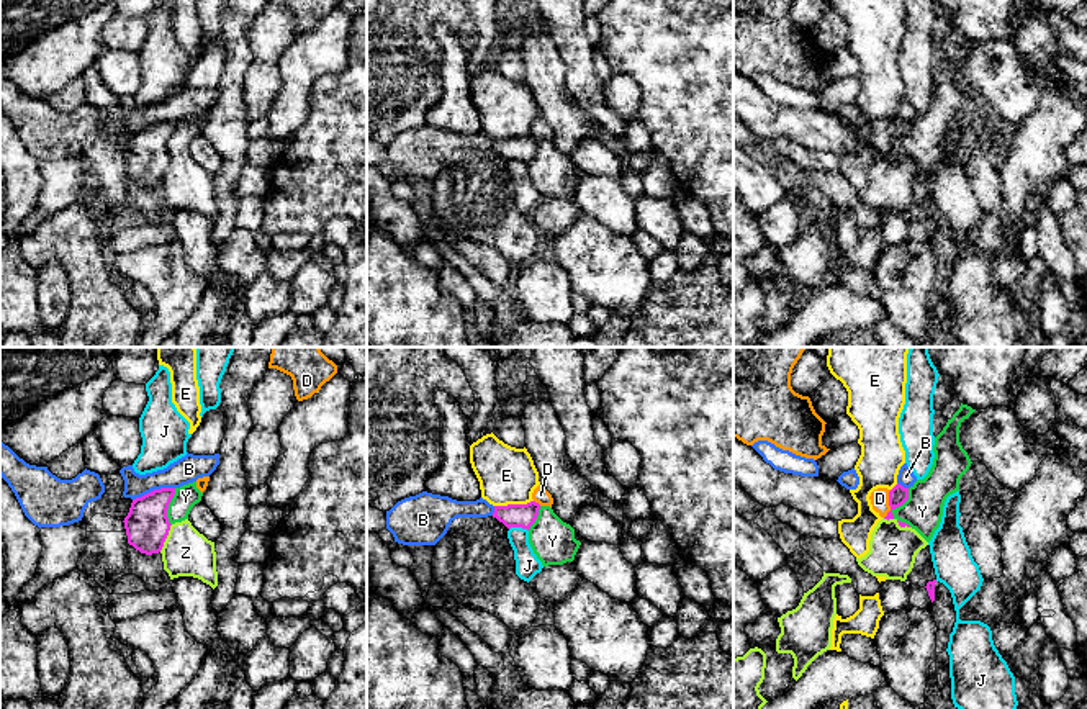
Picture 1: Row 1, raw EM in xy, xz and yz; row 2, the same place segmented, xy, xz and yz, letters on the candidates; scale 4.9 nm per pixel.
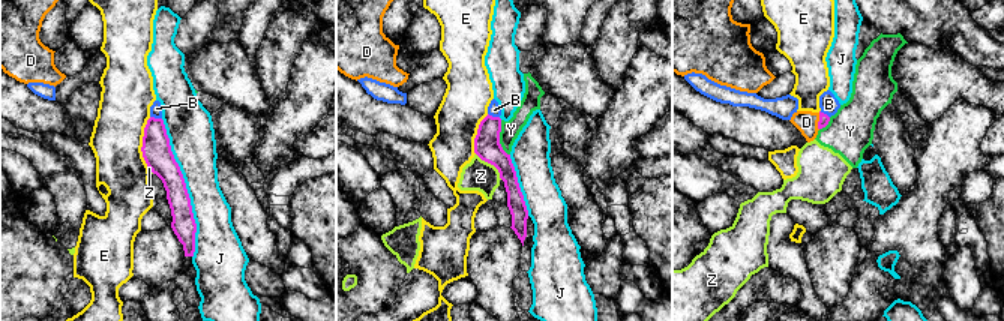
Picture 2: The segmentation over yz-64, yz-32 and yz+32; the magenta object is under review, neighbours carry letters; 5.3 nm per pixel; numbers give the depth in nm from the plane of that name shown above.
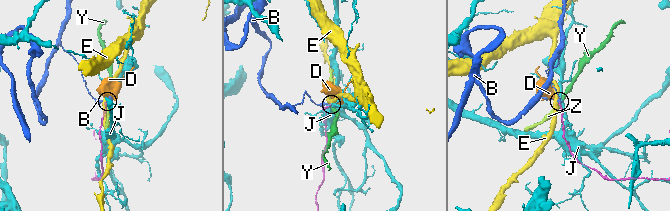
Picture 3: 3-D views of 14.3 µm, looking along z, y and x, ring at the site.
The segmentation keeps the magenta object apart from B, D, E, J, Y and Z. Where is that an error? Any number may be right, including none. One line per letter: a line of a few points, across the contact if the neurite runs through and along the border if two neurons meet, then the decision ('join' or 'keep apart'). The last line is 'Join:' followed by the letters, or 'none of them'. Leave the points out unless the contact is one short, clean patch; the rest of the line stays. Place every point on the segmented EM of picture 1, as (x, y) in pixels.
B: line xy (174, 487), (154, 488), (133, 500); keep apart
D: line yz (897, 495), (889, 505), (879, 498); join
E: line xz (532, 500), (495, 506); keep apart
J: keep apart
Y: line xy (175, 488), (167, 510), (167, 521), (171, 524); keep apart
Z: line xy (172, 524), (159, 550); keep apart
Join: D

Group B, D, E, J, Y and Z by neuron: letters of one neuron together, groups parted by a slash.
B / D / E / J / Y Z

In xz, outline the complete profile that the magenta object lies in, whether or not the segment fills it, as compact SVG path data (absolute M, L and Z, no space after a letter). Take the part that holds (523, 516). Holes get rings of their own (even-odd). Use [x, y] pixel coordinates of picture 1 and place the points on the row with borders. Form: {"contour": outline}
{"contour": "M539 485L532 493L532 501L527 504L507 504L507 506L494 506L493 517L503 522L507 529L522 527L530 529L539 516L539 509L542 506L553 504L552 494Z"}

